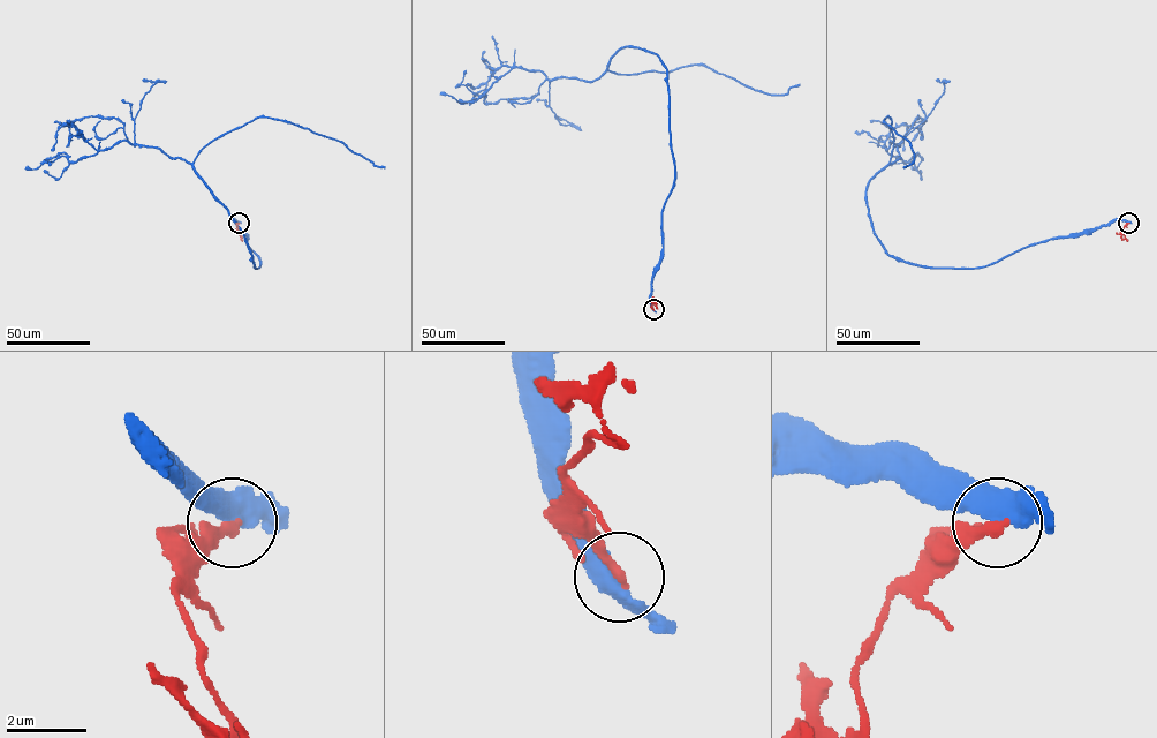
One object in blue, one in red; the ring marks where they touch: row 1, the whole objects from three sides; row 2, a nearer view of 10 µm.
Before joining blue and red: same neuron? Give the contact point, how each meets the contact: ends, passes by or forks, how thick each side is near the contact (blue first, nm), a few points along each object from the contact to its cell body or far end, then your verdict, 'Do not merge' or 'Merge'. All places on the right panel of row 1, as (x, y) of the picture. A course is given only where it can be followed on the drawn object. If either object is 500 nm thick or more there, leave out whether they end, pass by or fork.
Place: (1128, 223). At the ring blue passes by. At the ring red ends. Thickness 440 nm (blue) against 280 nm. Course of blue: (1128, 223), (974, 268), (910, 264), (887, 253), (867, 204), (893, 148), (887, 117), (914, 152), (904, 167). Course of red: (1128, 223), (1123, 230), (1127, 241). Merge

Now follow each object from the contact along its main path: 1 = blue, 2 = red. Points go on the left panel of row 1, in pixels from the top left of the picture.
1: (239, 223), (259, 257), (257, 268), (241, 228), (193, 163), (213, 141), (259, 118), (342, 142), (385, 167)
2: (239, 223), (236, 226), (242, 241)

